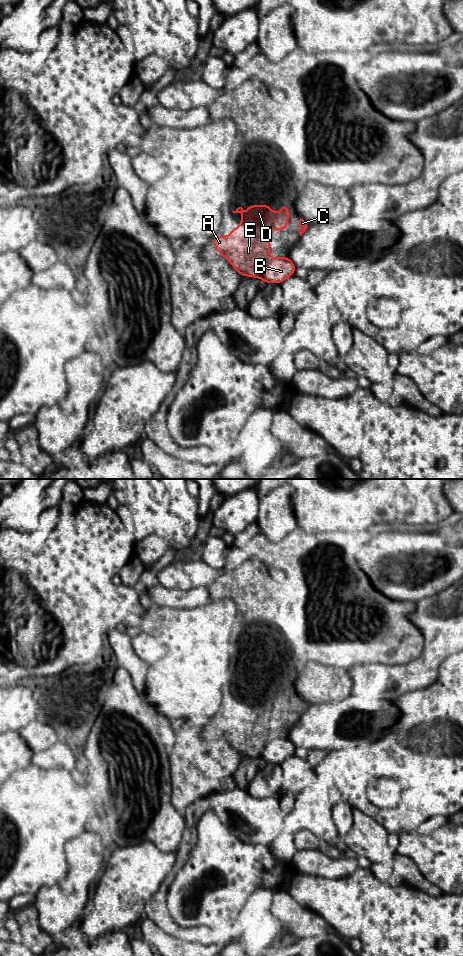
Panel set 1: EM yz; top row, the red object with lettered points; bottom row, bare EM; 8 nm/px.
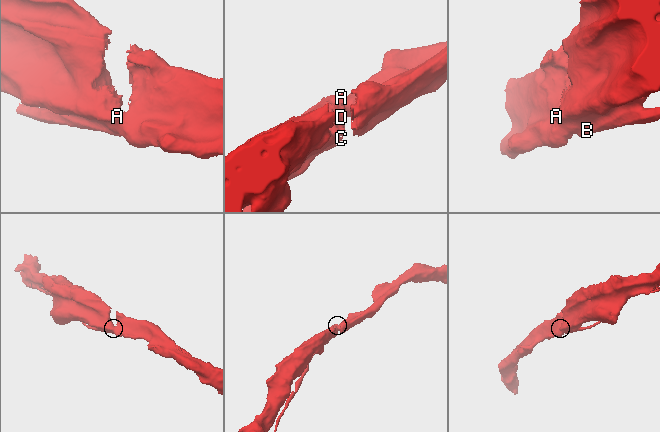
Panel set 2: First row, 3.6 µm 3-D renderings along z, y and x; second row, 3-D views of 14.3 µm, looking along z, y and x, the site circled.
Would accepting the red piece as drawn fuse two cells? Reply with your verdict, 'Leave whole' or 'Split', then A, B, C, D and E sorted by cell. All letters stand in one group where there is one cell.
Split. Groups: A C D E / B

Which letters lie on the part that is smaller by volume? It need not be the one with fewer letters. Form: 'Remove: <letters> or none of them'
Remove: B

